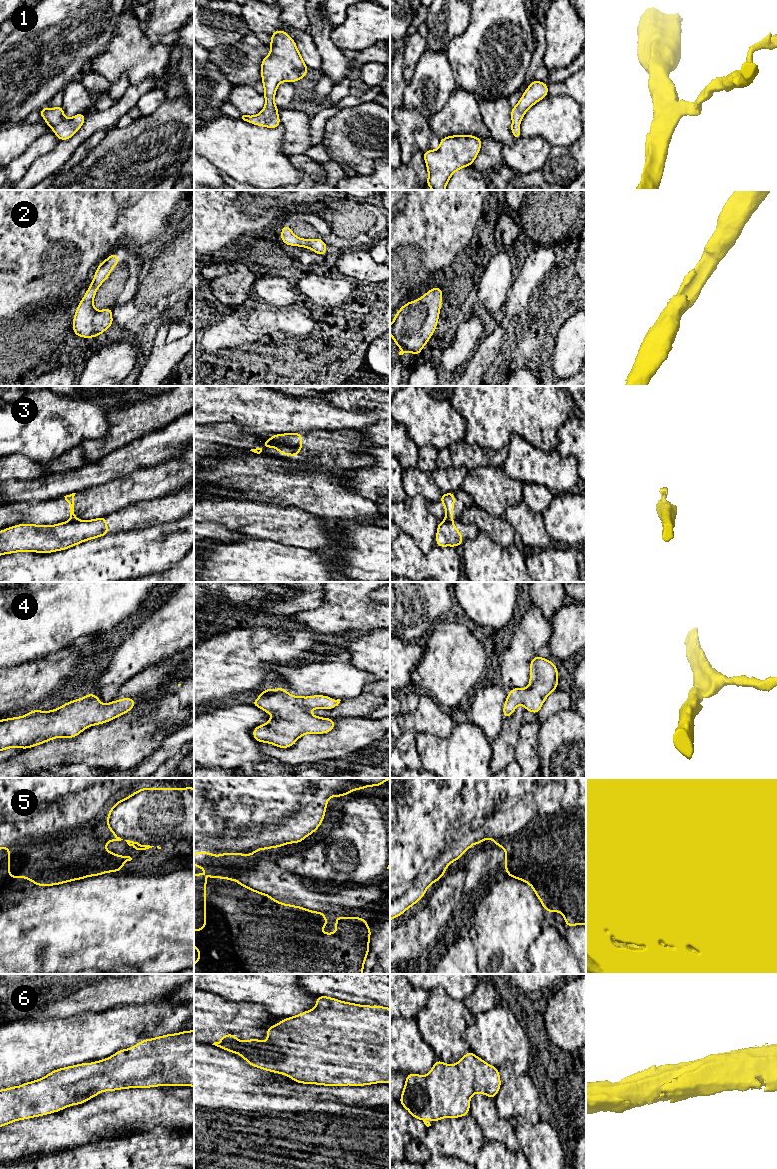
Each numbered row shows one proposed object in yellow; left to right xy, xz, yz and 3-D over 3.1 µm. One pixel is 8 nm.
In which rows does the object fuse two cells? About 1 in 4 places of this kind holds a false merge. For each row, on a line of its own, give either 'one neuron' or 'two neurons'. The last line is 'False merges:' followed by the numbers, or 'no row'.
1: one neuron
2: one neuron
3: two neurons
4: one neuron
5: two neurons
6: one neuron
False merges: 3, 5

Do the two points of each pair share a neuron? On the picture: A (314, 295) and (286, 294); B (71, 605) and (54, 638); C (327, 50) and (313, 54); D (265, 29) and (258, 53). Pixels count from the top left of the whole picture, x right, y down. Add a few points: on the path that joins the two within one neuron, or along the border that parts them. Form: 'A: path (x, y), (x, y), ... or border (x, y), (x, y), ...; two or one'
A: border (296, 286), (300, 292); two
B: path (63, 613), (54, 622), (54, 630); one
C: border (308, 31), (320, 58); two
D: border (252, 33), (268, 45); two

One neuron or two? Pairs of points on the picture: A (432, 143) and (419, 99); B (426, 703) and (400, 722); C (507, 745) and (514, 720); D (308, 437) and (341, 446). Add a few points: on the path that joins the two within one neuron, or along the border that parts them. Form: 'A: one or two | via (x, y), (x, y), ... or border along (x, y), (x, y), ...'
A: two | border along (403, 105), (409, 109), (417, 109), (429, 121)
B: one | via (421, 710), (407, 722)
C: one | via (508, 739), (511, 726)
D: one | via (316, 443), (333, 443)

